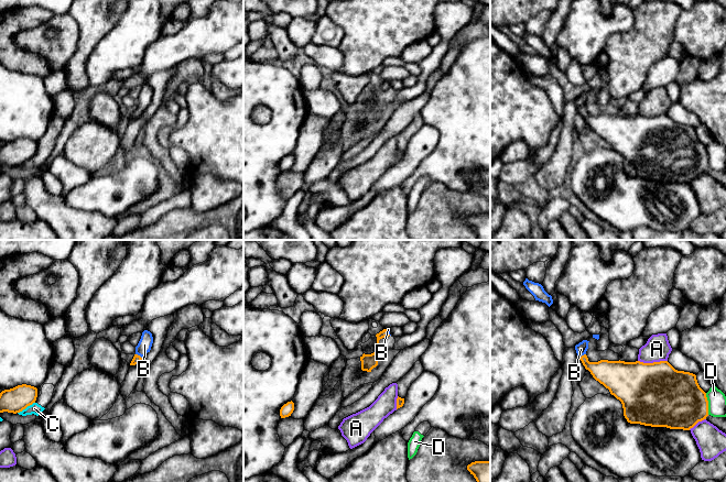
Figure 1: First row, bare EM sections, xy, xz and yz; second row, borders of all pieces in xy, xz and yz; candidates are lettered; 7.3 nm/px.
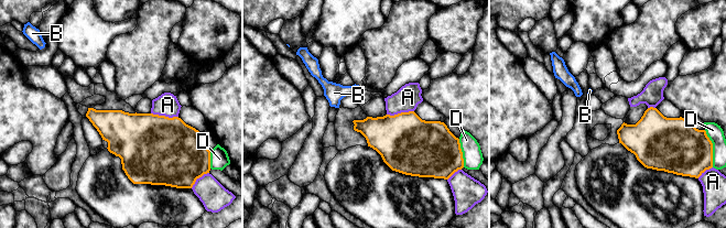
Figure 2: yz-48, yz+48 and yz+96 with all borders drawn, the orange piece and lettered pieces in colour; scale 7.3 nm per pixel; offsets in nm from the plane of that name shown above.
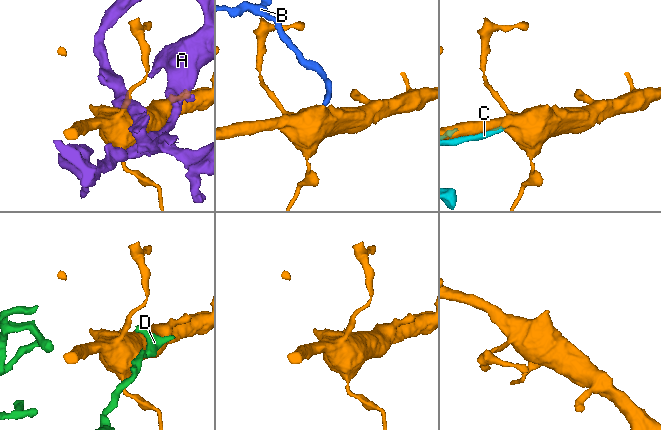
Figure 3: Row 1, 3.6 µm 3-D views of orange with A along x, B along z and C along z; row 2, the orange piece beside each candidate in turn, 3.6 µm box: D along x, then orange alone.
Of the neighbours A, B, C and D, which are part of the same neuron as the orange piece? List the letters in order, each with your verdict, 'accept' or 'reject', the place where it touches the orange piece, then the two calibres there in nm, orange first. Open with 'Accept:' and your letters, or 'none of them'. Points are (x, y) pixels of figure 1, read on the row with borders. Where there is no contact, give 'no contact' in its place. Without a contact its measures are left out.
Accept: B
A: reject; contact yz (653, 362); calibres 460 and 180 nm
B: accept; contact xy (139, 355); calibres 70 and 100 nm
C: reject; contact xy (25, 407); calibres 180 and 80 nm
D: reject; contact yz (707, 404); calibres 420 and 130 nm

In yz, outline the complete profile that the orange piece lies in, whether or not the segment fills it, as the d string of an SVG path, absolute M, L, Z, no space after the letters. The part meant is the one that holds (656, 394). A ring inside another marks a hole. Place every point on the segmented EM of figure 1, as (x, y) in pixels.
M583 340L576 344L576 353L593 377L621 402L624 416L628 423L690 430L708 416L706 393L700 387L695 374L678 371L668 361L643 363L600 360L589 362L586 355L588 342Z

